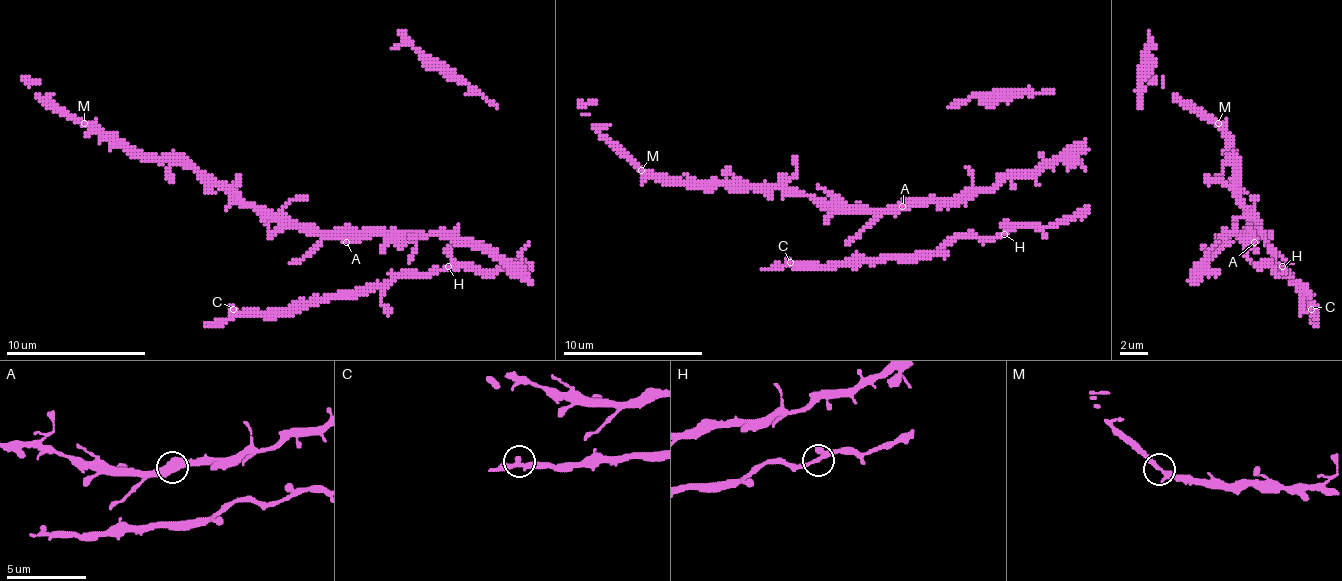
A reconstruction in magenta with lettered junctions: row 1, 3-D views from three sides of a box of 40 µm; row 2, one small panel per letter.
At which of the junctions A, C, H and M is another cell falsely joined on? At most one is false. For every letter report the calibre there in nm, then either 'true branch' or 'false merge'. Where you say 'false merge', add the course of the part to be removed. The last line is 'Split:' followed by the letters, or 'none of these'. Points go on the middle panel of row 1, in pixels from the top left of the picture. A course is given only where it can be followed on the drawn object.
A: 440 nm thick; true branch
C: 220 nm thick; true branch
H: 240 nm thick; true branch
M: 280 nm thick; true branch
Split: none of these

